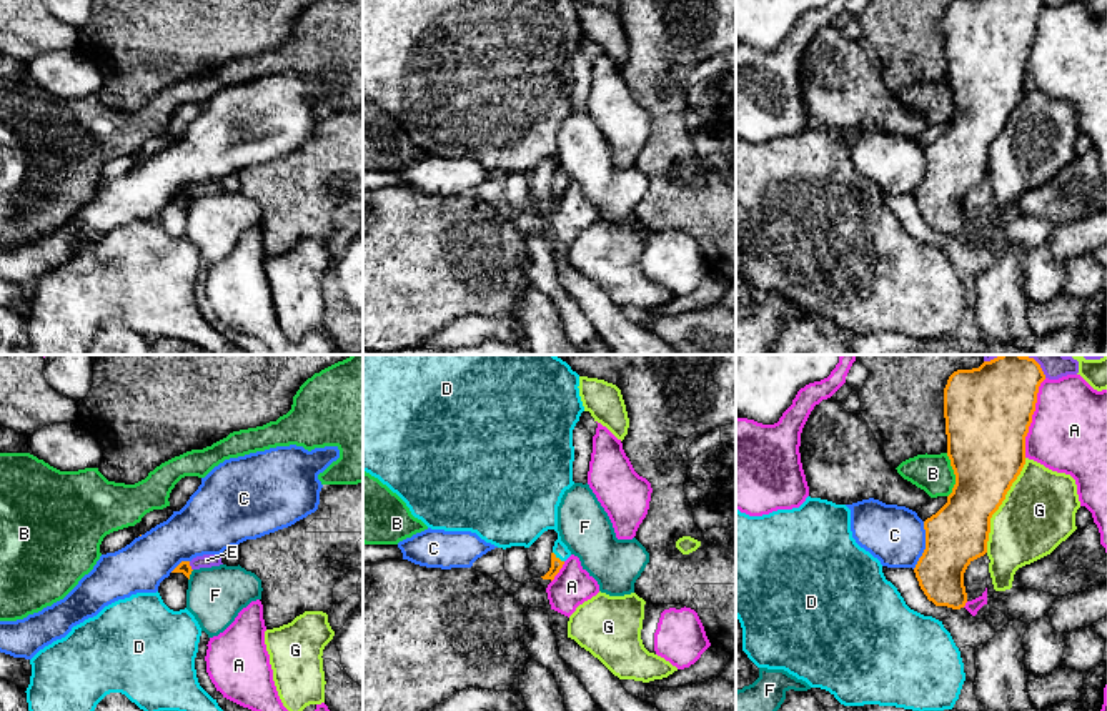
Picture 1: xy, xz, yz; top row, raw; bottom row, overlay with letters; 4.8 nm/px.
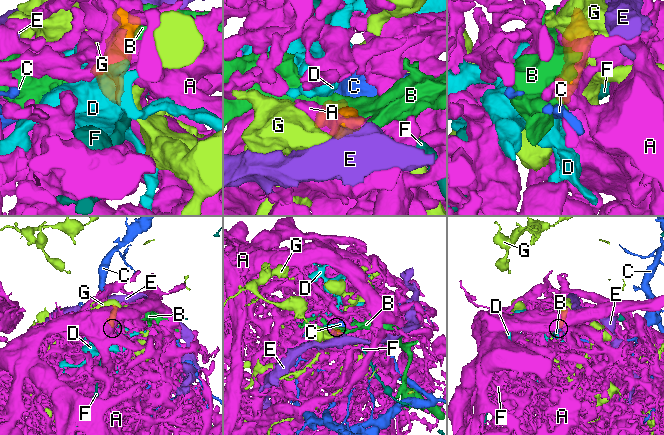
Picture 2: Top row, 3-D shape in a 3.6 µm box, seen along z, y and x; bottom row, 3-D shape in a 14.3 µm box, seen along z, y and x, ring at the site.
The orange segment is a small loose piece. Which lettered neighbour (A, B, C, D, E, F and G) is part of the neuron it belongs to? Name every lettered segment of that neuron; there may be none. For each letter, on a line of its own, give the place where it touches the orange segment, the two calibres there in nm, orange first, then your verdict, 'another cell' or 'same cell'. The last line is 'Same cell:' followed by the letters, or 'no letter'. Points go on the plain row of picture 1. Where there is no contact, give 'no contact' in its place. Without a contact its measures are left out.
A: meets orange in yz at (1031, 45); 420 nm thick on the orange side, 360 nm on the other; another cell
B: meets orange in yz at (954, 100); 380 nm thick on the orange side, 190 nm on the other; another cell
C: meets orange in yz at (926, 172); 300 nm thick on the orange side, 280 nm on the other; another cell
D: meets orange in xz at (558, 185); 60 nm thick on the orange side, 220 nm on the other; same cell
E: meets orange in xy at (190, 193); 60 nm thick on the orange side, 60 nm on the other; another cell
F: meets orange in xy at (190, 200); 60 nm thick on the orange side, 280 nm on the other; another cell
G: meets orange in yz at (1001, 130); 360 nm thick on the orange side, 360 nm on the other; another cell
Same cell: D

